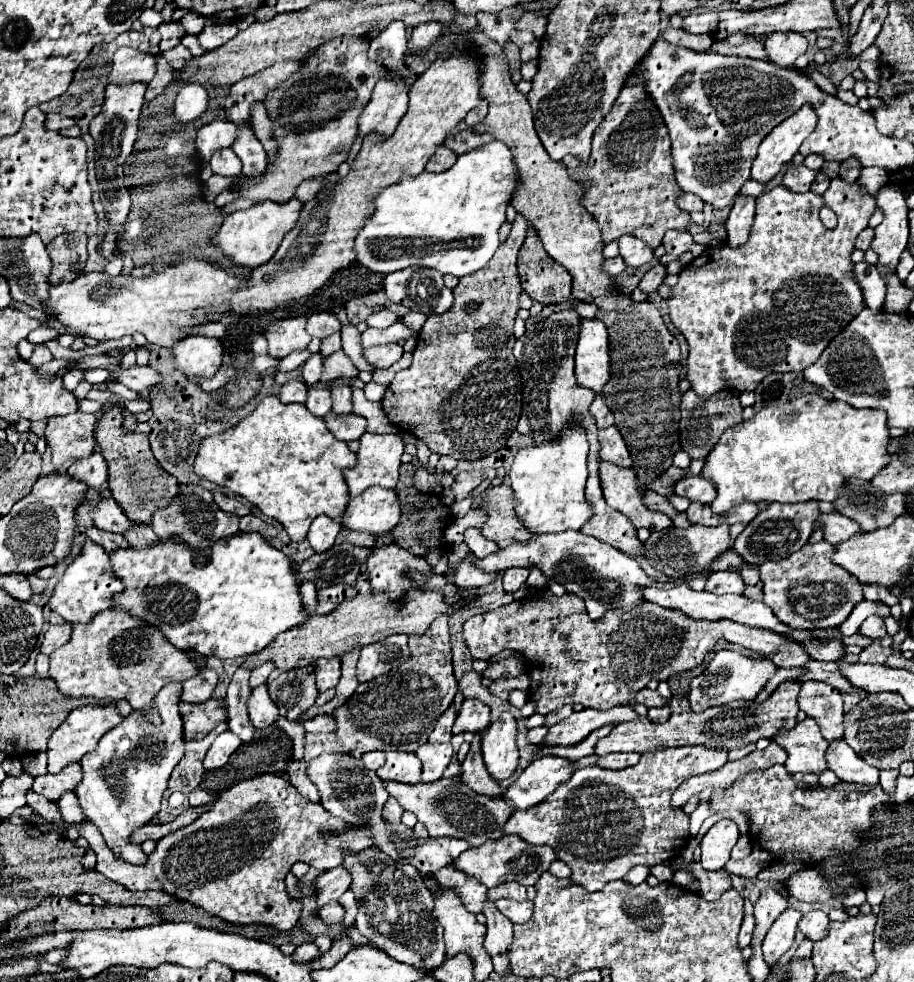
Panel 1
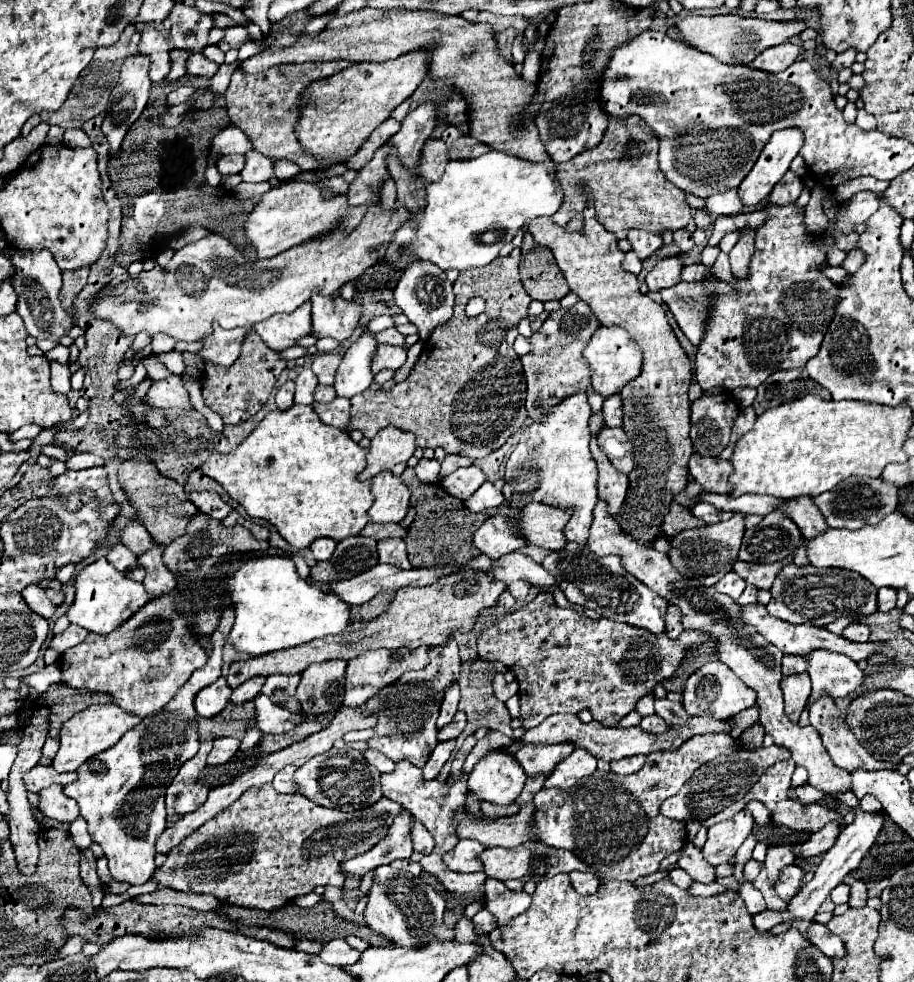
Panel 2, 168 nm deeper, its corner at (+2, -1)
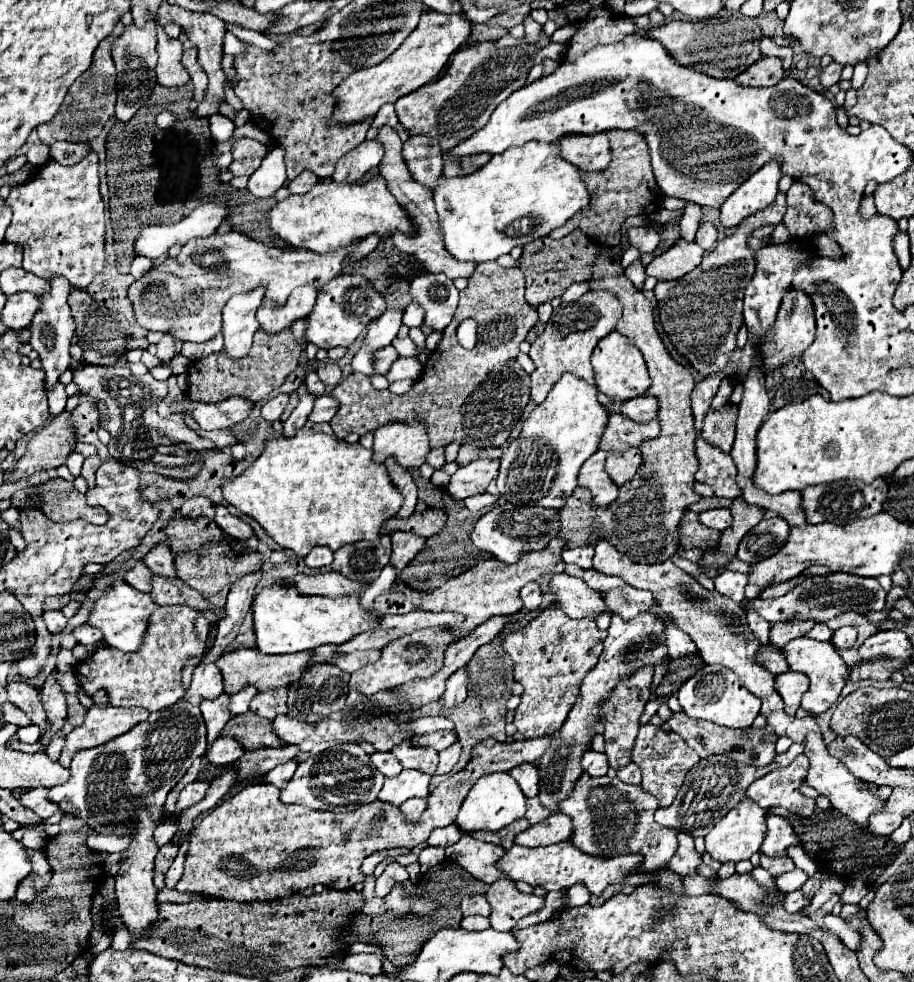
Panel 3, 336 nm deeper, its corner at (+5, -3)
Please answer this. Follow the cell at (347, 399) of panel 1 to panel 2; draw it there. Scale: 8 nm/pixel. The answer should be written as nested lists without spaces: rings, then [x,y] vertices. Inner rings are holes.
[[[364,331],[356,343],[344,353],[344,359],[336,371],[336,383],[334,389],[338,397],[354,397],[362,391],[366,391],[372,383],[372,371],[370,371],[370,359],[376,351],[376,341],[370,331]]]

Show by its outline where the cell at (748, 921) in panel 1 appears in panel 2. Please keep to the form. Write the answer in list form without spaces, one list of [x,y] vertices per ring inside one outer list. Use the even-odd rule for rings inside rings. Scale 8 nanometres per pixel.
[[[766,909],[766,911],[762,911],[762,913],[754,913],[754,915],[752,915],[752,921],[754,921],[754,929],[756,929],[758,933],[766,933],[766,931],[770,931],[774,925],[782,923],[782,913],[780,913],[780,911],[770,911],[770,909]]]

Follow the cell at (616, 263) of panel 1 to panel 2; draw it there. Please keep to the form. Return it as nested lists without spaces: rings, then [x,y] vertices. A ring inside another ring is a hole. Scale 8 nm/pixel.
[[[628,251],[628,253],[626,253],[626,259],[624,259],[624,263],[622,263],[622,269],[628,271],[628,273],[634,273],[634,275],[640,273],[642,261],[638,259],[638,255],[634,255],[634,251]]]

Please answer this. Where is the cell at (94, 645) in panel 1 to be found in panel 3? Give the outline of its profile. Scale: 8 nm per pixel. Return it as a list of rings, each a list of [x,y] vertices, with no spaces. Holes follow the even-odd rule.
[[[169,605],[159,607],[149,621],[143,647],[137,653],[123,653],[119,649],[101,647],[87,661],[79,663],[75,675],[81,687],[93,695],[99,689],[105,689],[111,705],[115,707],[145,707],[149,711],[159,711],[171,707],[177,699],[183,697],[185,689],[181,687],[181,669],[191,657],[203,657],[211,621],[207,621],[199,611],[187,605]]]

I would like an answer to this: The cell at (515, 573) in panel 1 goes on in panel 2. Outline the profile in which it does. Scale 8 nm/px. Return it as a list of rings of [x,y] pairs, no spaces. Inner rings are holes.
[[[514,581],[508,585],[508,591],[512,593],[512,597],[524,599],[528,595],[528,587],[530,587],[530,583],[526,583],[526,581]]]

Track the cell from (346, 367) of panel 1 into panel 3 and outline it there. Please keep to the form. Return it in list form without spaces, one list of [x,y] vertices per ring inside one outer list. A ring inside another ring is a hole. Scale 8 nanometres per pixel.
[[[331,359],[317,363],[317,369],[315,369],[315,371],[317,371],[317,375],[321,377],[321,381],[323,381],[325,385],[329,385],[329,387],[335,387],[335,385],[341,381],[341,369],[339,369],[337,363],[331,361]]]

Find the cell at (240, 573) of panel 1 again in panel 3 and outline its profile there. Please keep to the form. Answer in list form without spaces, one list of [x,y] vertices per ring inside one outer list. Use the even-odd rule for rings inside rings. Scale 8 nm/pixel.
[[[269,585],[261,589],[253,601],[257,649],[261,653],[285,655],[297,651],[313,651],[325,643],[345,643],[363,631],[379,627],[381,617],[367,613],[359,597],[313,597],[299,595],[293,587]]]

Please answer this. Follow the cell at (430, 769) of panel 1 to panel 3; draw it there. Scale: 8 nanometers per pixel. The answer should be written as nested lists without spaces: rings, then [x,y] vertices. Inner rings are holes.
[[[455,741],[451,747],[443,749],[443,751],[439,753],[439,769],[437,769],[437,773],[439,773],[439,775],[451,773],[453,767],[455,767],[455,763],[459,761],[459,755],[461,755],[461,743],[459,743],[459,741]]]

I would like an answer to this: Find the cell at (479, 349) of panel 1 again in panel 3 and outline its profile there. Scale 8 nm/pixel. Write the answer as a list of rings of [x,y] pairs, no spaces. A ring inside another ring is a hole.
[[[497,261],[479,263],[469,277],[469,287],[461,291],[459,307],[451,325],[443,331],[443,341],[431,353],[413,391],[407,395],[377,391],[367,375],[353,373],[331,391],[331,397],[339,403],[339,411],[329,425],[337,439],[345,439],[349,433],[365,435],[389,421],[425,421],[431,449],[449,445],[451,441],[475,447],[501,447],[529,401],[529,375],[515,359],[521,341],[525,341],[537,321],[537,309],[525,301],[525,277],[521,269],[505,269]],[[469,317],[479,321],[479,343],[471,351],[463,349],[455,335],[459,323]]]

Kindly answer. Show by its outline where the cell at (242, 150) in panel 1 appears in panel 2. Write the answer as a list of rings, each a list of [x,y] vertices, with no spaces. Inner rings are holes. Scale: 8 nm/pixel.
[[[254,149],[254,151],[248,151],[244,157],[246,157],[246,167],[240,171],[242,181],[258,183],[258,181],[268,181],[274,177],[272,161],[266,159],[266,155],[262,155]]]

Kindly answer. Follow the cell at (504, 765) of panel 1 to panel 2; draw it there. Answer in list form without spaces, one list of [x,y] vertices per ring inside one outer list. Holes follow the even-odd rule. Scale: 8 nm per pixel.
[[[494,749],[486,753],[470,773],[468,789],[476,793],[478,799],[508,805],[520,795],[524,779],[526,773],[514,755],[504,749]]]

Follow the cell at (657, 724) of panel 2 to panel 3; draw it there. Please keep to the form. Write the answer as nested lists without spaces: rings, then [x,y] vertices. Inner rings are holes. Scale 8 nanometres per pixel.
[[[653,723],[641,725],[635,747],[633,747],[633,761],[641,767],[643,771],[643,783],[641,787],[655,795],[655,799],[659,801],[659,807],[669,807],[679,791],[679,787],[683,785],[683,779],[687,775],[687,771],[697,765],[701,761],[701,757],[673,731],[665,731],[663,727],[657,727]]]

